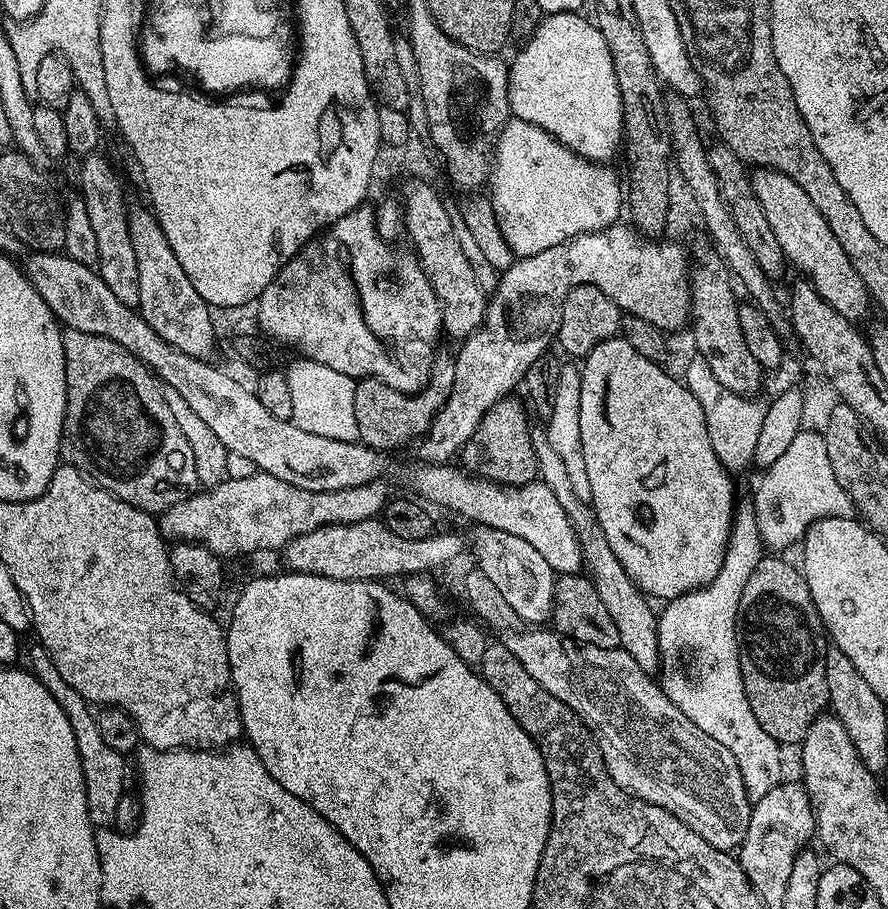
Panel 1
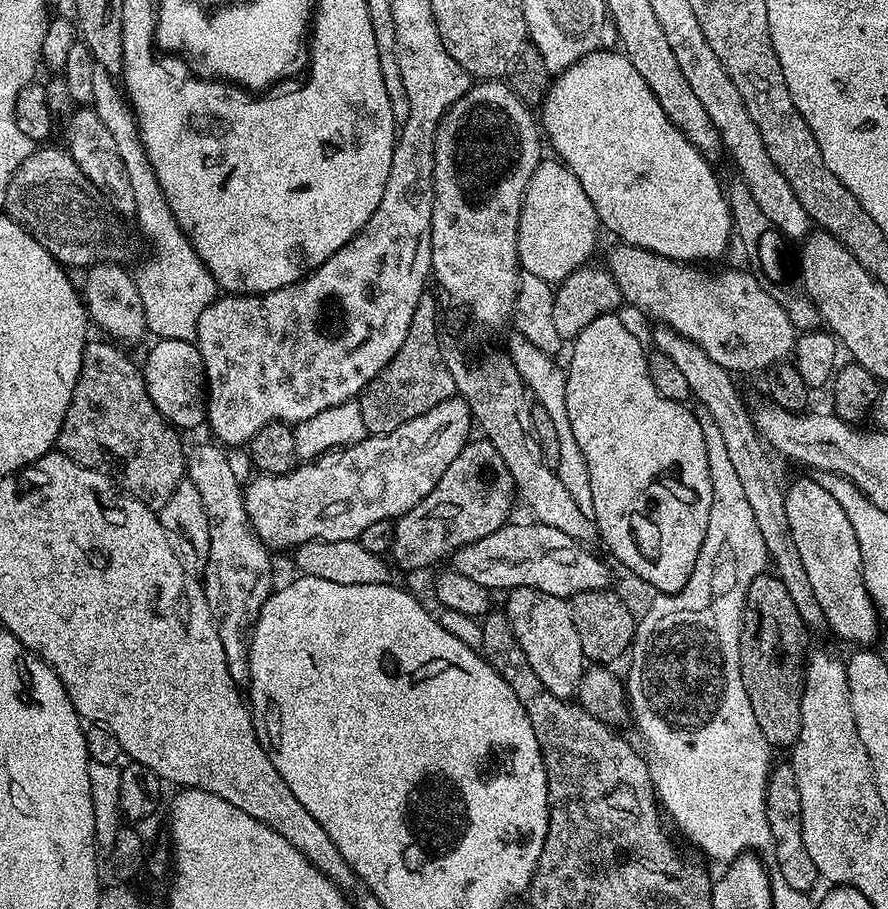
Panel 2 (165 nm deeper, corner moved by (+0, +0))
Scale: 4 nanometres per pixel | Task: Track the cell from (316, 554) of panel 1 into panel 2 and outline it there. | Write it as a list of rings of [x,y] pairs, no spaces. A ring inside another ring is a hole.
[[[539,522],[503,524],[494,534],[478,538],[451,553],[451,567],[466,574],[478,586],[489,590],[504,588],[537,588],[540,592],[571,598],[586,590],[607,589],[608,568],[595,556],[591,547]]]

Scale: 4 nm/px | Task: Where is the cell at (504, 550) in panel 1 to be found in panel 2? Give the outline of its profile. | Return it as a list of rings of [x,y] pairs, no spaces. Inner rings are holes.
[[[513,588],[507,596],[506,615],[518,638],[518,646],[522,646],[522,654],[526,654],[526,662],[530,662],[542,686],[546,686],[554,698],[571,701],[586,671],[586,657],[578,630],[574,630],[569,601],[537,588]]]

